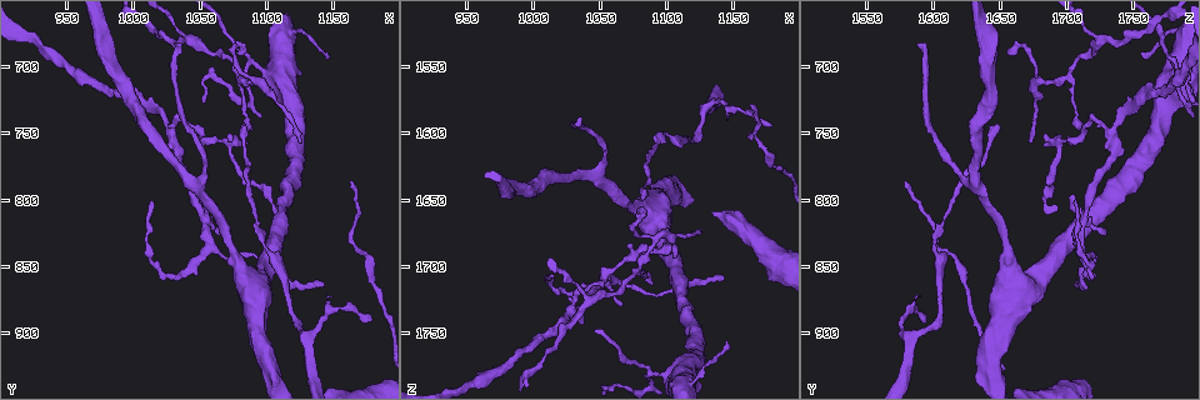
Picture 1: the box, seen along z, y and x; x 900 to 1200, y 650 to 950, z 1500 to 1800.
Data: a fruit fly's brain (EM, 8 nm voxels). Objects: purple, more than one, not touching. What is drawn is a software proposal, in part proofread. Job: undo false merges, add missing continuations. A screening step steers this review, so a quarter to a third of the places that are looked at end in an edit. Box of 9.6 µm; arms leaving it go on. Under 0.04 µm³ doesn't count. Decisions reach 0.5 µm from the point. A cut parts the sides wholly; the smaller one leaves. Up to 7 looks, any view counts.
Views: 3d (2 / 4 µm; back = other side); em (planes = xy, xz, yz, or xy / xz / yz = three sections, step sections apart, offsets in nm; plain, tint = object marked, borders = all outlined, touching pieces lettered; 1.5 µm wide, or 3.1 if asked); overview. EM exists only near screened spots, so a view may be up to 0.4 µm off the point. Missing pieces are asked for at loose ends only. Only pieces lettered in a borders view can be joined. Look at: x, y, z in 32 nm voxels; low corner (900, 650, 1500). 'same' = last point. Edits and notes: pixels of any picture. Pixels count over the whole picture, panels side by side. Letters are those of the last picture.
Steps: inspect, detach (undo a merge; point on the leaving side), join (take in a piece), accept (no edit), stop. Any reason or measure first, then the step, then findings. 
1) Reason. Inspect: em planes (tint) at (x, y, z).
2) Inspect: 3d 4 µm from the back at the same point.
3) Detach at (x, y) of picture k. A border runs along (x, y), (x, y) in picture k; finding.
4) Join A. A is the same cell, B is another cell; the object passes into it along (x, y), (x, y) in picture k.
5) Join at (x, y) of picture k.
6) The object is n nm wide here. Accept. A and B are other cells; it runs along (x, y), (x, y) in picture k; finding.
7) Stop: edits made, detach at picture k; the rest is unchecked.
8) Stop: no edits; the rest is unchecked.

Tapers out. Inspect: em planes (borders) at (1142, 864, 1706).

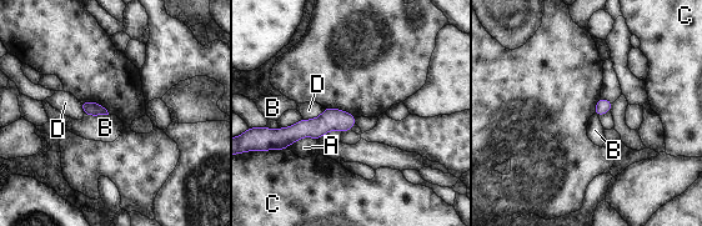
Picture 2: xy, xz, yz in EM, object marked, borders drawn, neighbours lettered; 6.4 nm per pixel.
Accept. A, B, C and D are other cells; none of them fits.

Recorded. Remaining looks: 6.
Tapers out. Inspect: em planes (borders) at (1090, 748, 1716).

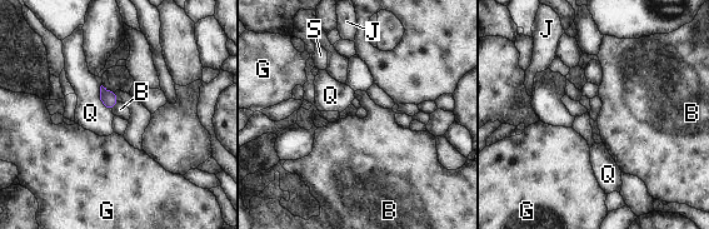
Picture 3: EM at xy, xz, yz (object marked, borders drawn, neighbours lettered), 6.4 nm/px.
Accept. B, G, J, Q and S are other cells; a border runs along (118, 101), (111, 110) in picture 3; no lettered piece goes on from it.

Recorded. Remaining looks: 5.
End of a long branch. Inspect: 3d 4 µm at (1146, 690, 1756).

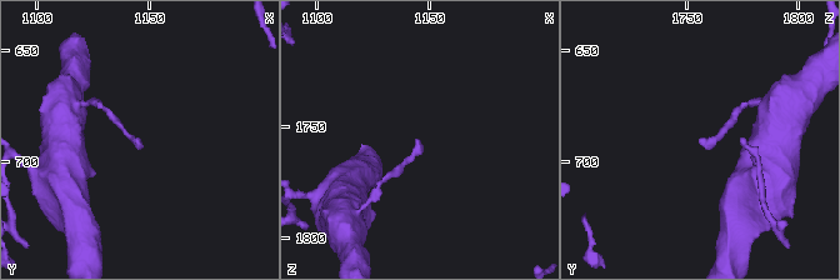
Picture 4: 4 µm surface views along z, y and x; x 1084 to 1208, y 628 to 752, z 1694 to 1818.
Inspect: em planes (borders) at (1143, 690, 1756).

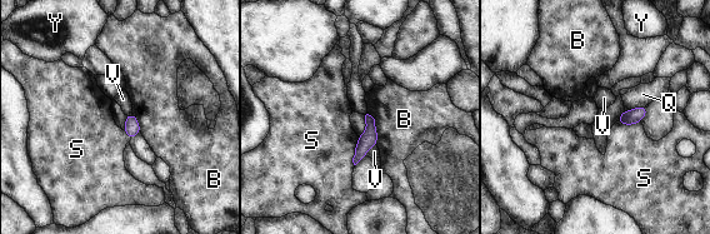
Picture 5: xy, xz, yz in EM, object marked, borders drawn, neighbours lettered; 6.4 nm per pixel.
Accept. B, Q, S, V and Y are other cells; a border runs along (376, 145), (373, 145), (365, 155) in picture 5; no lettered piece goes on from it.

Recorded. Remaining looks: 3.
Stop: no edits; the rest is unchecked.

